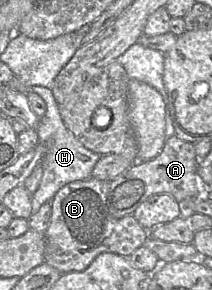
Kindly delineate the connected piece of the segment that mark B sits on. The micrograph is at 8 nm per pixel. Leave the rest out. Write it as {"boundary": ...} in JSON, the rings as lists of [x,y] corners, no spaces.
{"boundary":[[[93,177],[66,184],[51,201],[51,218],[44,234],[44,262],[61,274],[80,272],[101,253],[129,257],[150,236],[132,215],[113,217],[107,206],[108,182]]]}

